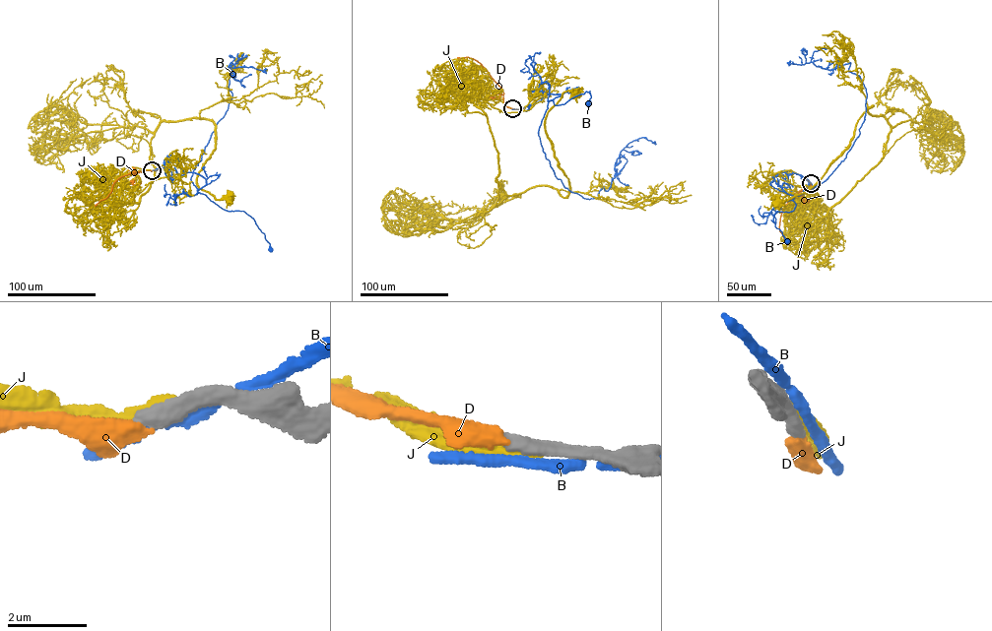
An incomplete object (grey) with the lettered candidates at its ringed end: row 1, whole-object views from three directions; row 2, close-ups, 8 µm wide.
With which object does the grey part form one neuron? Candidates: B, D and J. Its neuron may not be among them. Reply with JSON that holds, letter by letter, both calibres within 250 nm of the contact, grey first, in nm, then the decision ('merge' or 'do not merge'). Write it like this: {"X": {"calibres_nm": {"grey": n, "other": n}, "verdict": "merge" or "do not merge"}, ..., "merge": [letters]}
{"B": {"calibres_nm": {"grey": 320, "other": 280}, "verdict": "do not merge"}, "D": {"calibres_nm": {"grey": 420, "other": 480}, "verdict": "merge"}, "J": {"calibres_nm": {"grey": 480, "other": 420}, "verdict": "do not merge"}, "merge": ["D"]}

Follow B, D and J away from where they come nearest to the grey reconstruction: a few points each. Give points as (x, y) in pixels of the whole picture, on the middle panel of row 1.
B: (514, 109), (532, 104), (544, 94), (562, 94), (547, 100), (552, 99), (557, 105), (589, 91), (588, 103)
D: (512, 108), (504, 103), (500, 87), (480, 63), (469, 57), (457, 58)
J: (513, 108), (473, 100), (497, 153), (496, 181), (509, 196), (549, 185), (567, 197), (544, 121), (575, 92)

